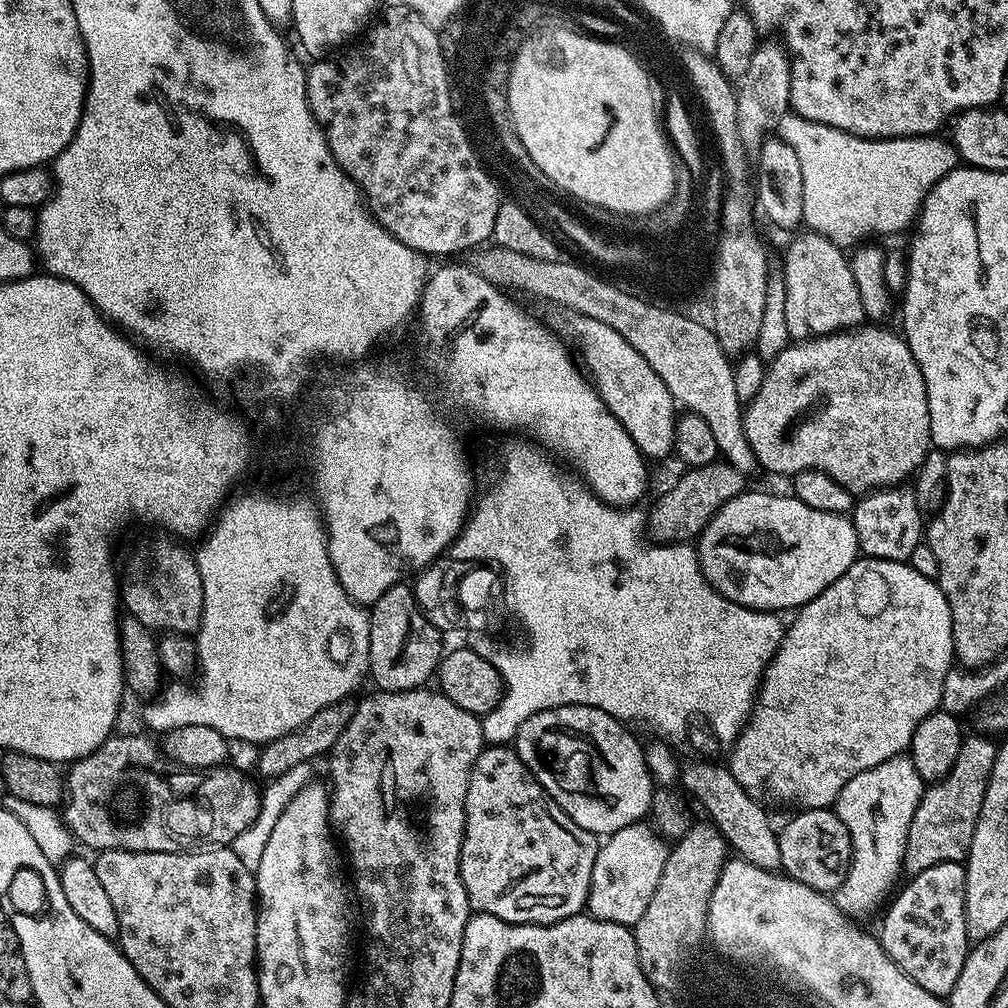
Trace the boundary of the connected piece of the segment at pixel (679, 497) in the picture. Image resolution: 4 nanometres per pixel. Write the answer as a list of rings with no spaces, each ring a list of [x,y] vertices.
[[[717,462],[688,468],[676,480],[673,488],[668,488],[656,500],[652,512],[647,513],[646,528],[651,539],[657,544],[678,544],[692,542],[703,532],[716,511],[735,496],[745,495],[745,473],[739,472],[726,462]]]

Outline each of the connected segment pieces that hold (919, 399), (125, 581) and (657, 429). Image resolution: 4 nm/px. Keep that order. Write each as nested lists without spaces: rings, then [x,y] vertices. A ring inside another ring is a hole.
[[[868,322],[813,340],[792,342],[770,360],[762,390],[743,409],[746,442],[750,442],[761,469],[787,474],[803,468],[822,470],[853,494],[903,485],[911,472],[921,471],[933,447],[926,382],[903,335],[880,327],[884,326]]]
[[[157,531],[157,536],[144,536],[128,552],[124,560],[124,568],[118,572],[118,596],[122,601],[122,608],[127,615],[138,618],[142,626],[151,628],[157,633],[178,632],[192,634],[200,627],[202,610],[204,609],[204,591],[202,590],[202,574],[196,565],[193,549],[187,548],[187,543],[167,531]]]
[[[567,310],[556,315],[560,316],[550,320],[551,327],[574,349],[596,387],[596,393],[610,414],[622,422],[626,434],[630,434],[634,446],[638,446],[640,455],[649,461],[660,460],[663,456],[671,457],[678,405],[670,390],[666,390],[666,382],[654,374],[650,362],[646,362],[646,358],[642,358],[642,354],[638,354],[638,350],[634,350],[622,334],[618,334],[618,330],[606,326],[606,322]]]

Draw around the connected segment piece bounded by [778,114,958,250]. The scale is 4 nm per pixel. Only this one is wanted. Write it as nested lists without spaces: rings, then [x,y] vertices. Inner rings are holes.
[[[789,114],[780,120],[778,136],[793,148],[794,154],[798,154],[798,162],[802,162],[803,223],[845,250],[867,241],[864,240],[867,236],[892,236],[903,228],[911,229],[926,194],[930,194],[938,181],[958,167],[956,147],[945,137],[943,140],[940,134],[871,140]]]

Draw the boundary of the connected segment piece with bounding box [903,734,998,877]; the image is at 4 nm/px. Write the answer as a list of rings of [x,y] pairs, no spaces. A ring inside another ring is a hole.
[[[984,734],[975,735],[965,735],[958,758],[954,758],[954,766],[950,766],[942,779],[925,787],[918,810],[914,810],[904,847],[903,871],[908,872],[909,877],[922,874],[922,870],[930,870],[930,866],[938,866],[942,862],[959,864],[967,857],[998,747],[995,739]]]

